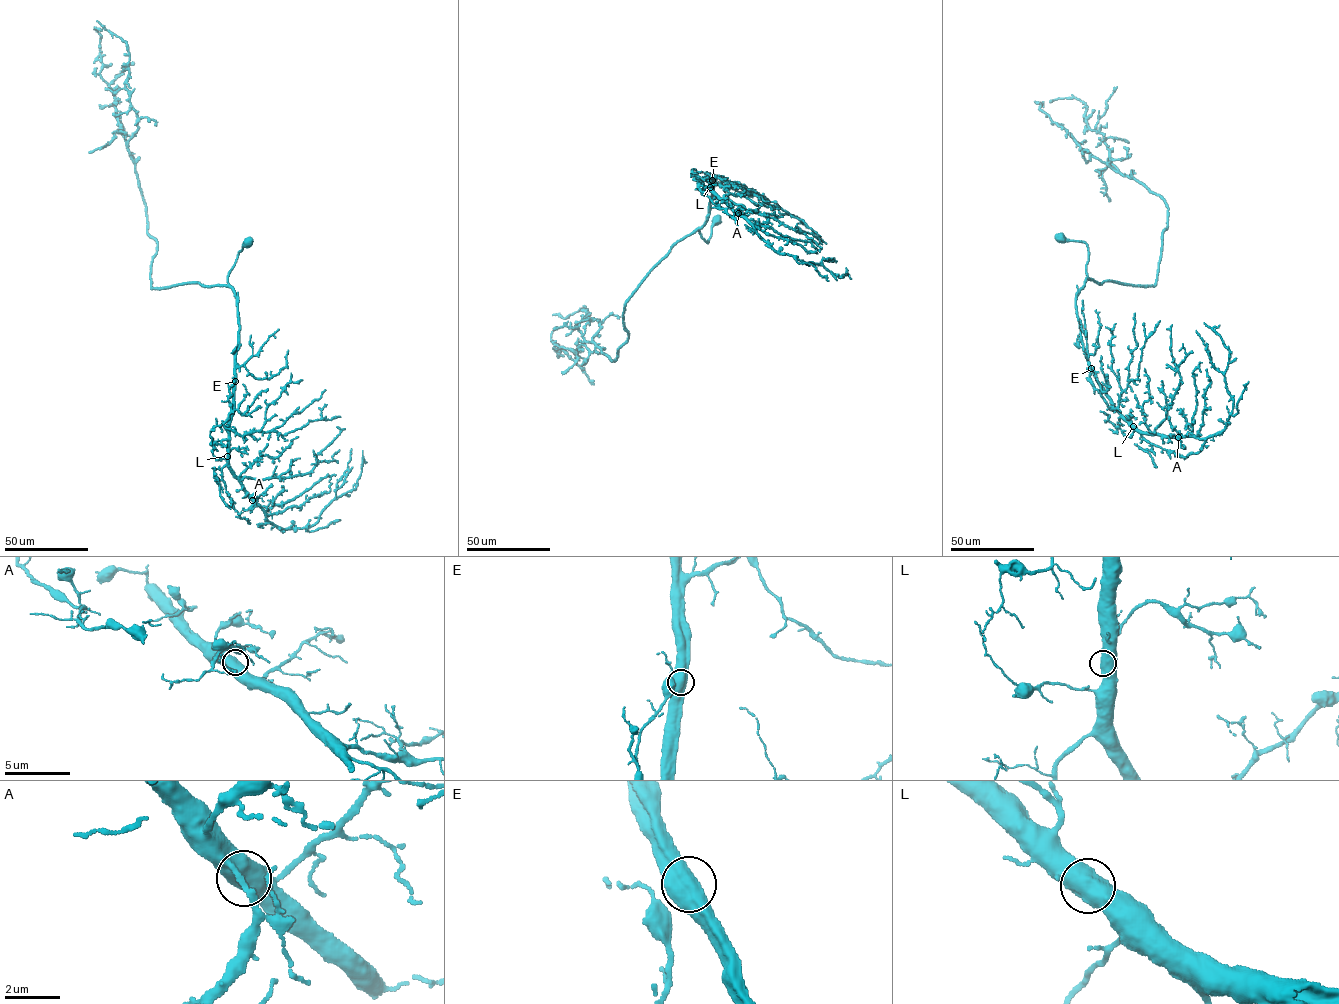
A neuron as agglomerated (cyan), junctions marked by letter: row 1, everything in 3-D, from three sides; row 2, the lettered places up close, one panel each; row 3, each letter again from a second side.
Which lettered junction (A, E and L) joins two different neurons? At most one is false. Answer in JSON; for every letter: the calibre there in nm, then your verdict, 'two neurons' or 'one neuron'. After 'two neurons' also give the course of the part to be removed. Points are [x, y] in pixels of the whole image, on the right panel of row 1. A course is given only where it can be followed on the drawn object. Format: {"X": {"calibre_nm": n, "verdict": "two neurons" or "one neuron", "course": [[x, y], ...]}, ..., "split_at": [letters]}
{"A": {"calibre_nm": 700, "verdict": "one neuron"}, "E": {"calibre_nm": 750, "verdict": "one neuron"}, "L": {"calibre_nm": 700, "verdict": "one neuron"}, "split_at": []}

